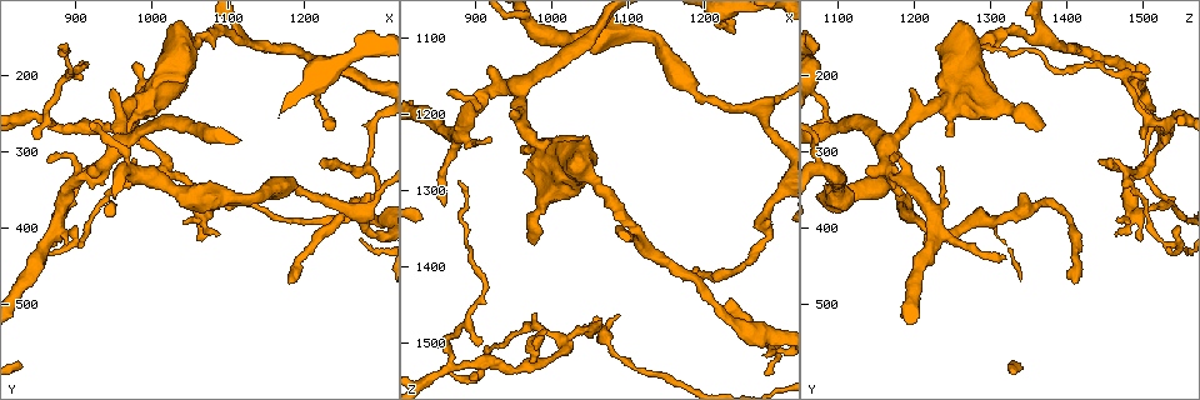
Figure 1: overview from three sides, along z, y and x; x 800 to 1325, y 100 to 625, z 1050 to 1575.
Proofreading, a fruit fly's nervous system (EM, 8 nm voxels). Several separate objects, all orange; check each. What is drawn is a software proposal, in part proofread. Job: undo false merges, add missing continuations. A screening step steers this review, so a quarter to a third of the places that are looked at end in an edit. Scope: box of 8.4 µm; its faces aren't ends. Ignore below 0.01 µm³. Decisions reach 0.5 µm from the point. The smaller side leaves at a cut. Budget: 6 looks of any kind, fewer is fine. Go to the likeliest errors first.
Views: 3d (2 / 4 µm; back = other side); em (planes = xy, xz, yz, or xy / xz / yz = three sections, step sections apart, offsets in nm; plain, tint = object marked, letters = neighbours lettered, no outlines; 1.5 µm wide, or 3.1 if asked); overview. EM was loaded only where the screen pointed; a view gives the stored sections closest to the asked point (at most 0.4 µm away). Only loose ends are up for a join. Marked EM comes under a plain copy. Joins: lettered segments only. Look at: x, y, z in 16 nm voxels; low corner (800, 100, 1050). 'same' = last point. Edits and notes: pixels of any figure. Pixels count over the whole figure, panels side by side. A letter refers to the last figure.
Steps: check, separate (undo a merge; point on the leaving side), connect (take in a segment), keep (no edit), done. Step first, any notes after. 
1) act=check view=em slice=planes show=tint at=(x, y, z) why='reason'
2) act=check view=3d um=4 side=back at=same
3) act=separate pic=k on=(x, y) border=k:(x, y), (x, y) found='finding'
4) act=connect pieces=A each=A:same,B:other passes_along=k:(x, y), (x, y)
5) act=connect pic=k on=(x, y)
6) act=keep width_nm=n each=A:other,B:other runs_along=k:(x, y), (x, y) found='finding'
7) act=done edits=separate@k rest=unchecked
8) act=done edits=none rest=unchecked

act=check view=em slice=xy step=8 show=tint at=(870, 265, 1530) why='sharp bend'

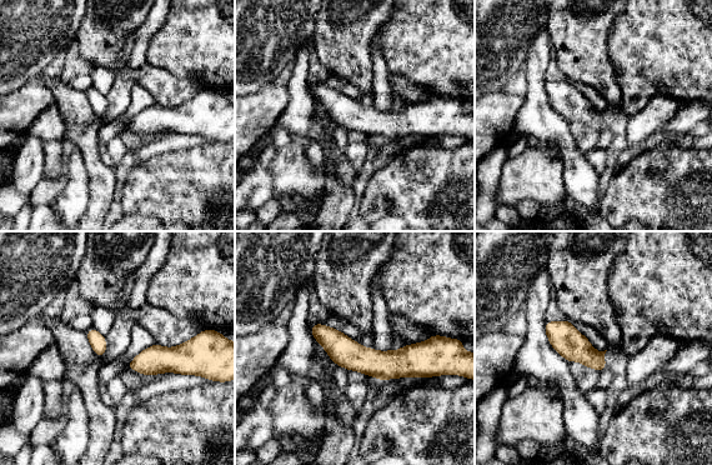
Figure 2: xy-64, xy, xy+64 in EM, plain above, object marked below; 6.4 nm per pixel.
act=check view=em slice=planes show=tint at=same

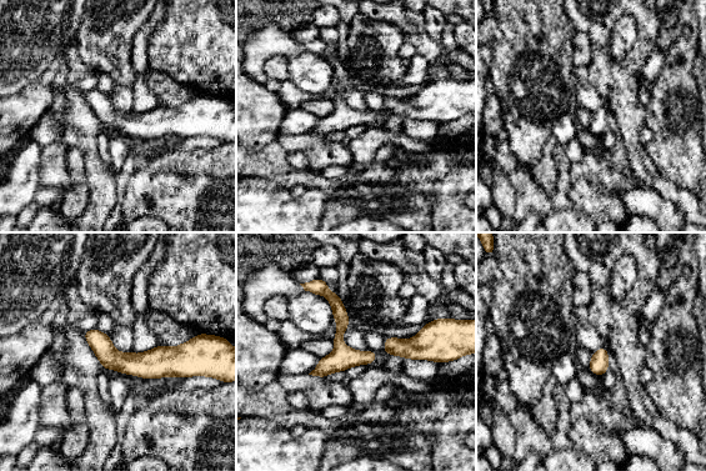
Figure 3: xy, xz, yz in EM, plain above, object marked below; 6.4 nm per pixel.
act=check view=em slice=planes show=letters at=same

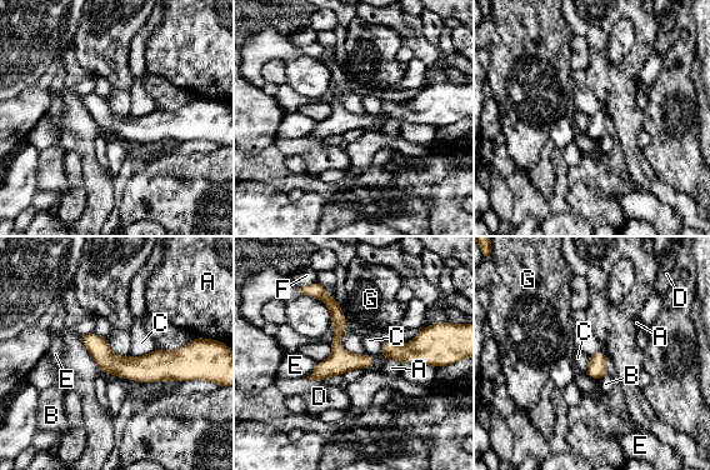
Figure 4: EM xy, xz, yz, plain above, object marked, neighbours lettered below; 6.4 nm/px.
act=keep each=A:other,B:other,C:other,D:other,E:other,F:other,G:other found='one cell here'

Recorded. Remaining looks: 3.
act=check view=3d um=4 at=(1110, 155, 1360) why='three arms meet'

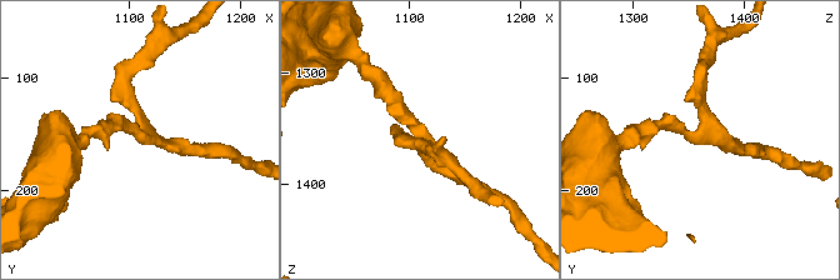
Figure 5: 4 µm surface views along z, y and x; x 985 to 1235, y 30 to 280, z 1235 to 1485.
act=check view=em slice=planes show=letters at=(1112, 154, 1358) arms=3 arm_widths_nm=180,190,220

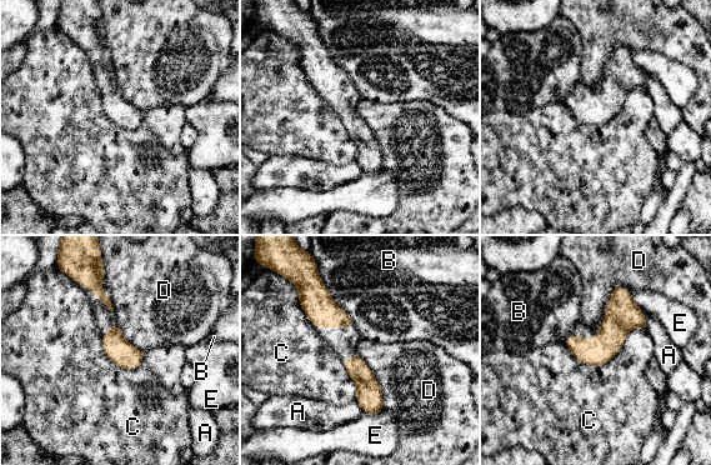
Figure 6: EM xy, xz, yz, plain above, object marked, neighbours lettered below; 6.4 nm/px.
act=keep width_nm=170 each=A:other,B:other,C:other,D:other,E:other found='one cell here'

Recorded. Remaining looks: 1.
act=done edits=none rest=unchecked

